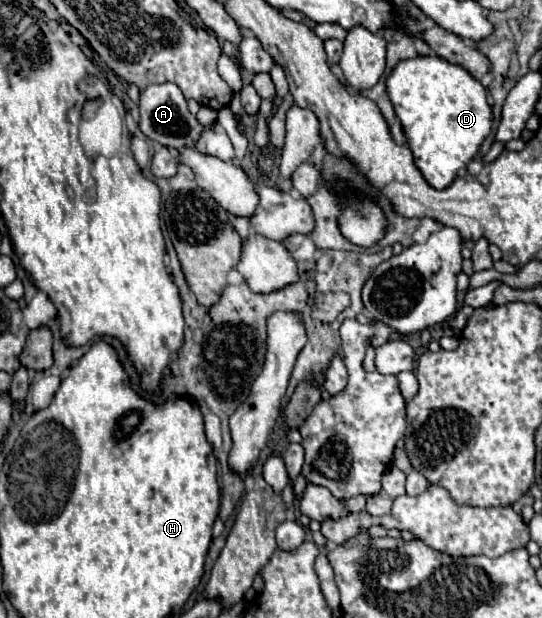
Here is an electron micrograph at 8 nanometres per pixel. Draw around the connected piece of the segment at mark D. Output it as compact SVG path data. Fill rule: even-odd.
M416 56L410 60L402 60L394 66L390 76L386 78L386 94L394 106L396 116L402 122L406 142L414 154L414 162L424 174L426 182L436 190L448 188L456 176L460 176L466 166L478 154L482 142L492 130L492 106L488 104L486 88L462 66L450 64L440 56Z

